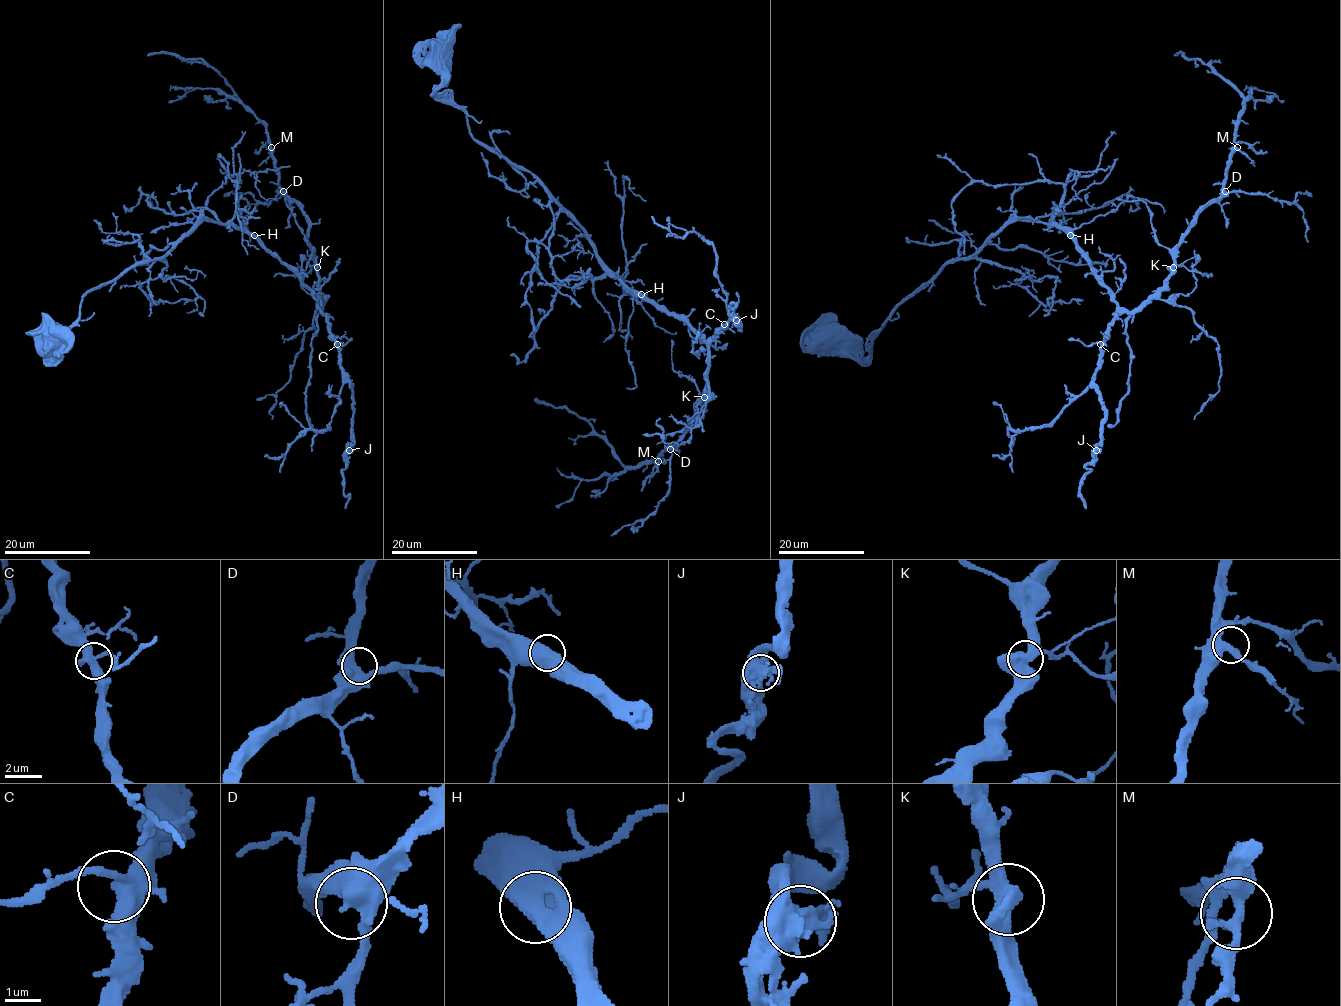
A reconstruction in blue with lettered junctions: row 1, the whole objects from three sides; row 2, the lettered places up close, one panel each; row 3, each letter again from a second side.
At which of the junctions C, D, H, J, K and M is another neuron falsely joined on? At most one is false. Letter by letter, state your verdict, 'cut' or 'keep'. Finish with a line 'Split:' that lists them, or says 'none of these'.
C: keep
D: keep
H: keep
J: keep
K: keep
M: keep
Split: none of these

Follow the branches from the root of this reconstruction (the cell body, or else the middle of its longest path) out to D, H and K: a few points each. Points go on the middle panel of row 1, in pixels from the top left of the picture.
D: (436, 53), (435, 92), (466, 115), (468, 132), (527, 170), (611, 270), (707, 345), (705, 396), (670, 449)
H: (436, 53), (442, 81), (435, 92), (466, 115), (468, 132), (527, 170), (584, 231), (595, 254), (641, 294)
K: (436, 53), (442, 81), (435, 92), (466, 115), (468, 132), (527, 170), (630, 288), (703, 338), (705, 396)

